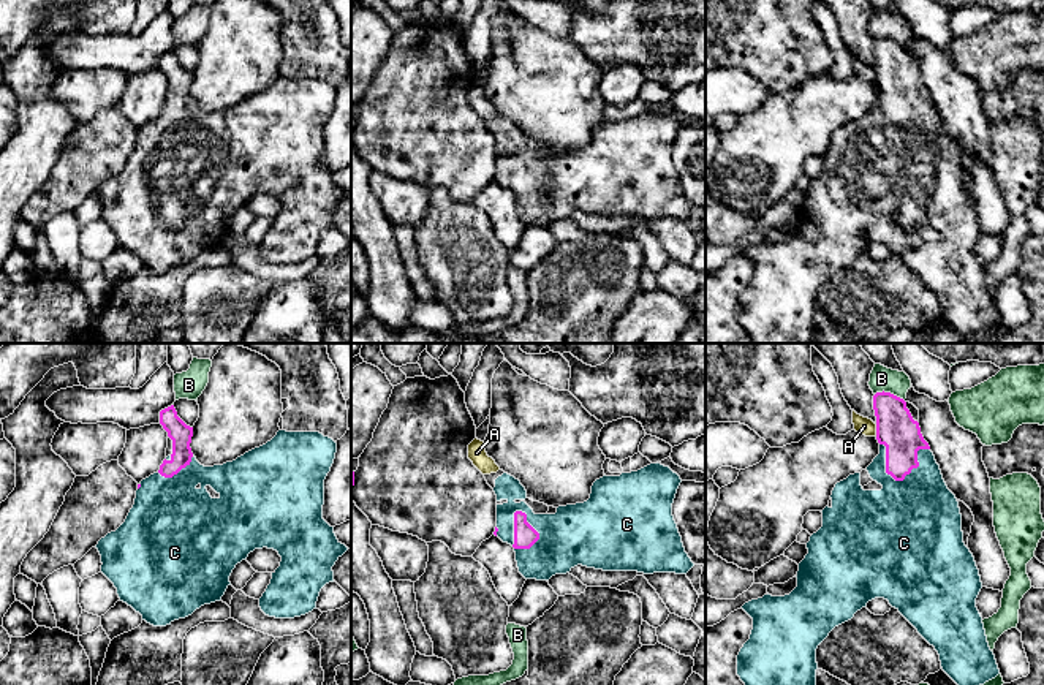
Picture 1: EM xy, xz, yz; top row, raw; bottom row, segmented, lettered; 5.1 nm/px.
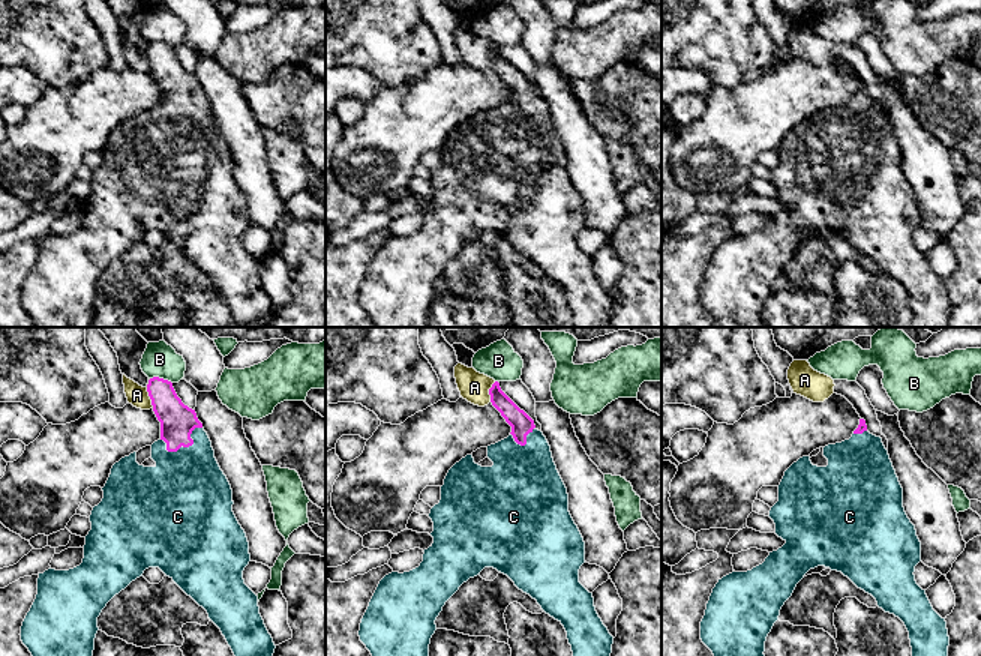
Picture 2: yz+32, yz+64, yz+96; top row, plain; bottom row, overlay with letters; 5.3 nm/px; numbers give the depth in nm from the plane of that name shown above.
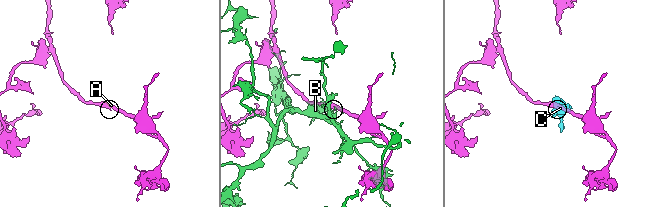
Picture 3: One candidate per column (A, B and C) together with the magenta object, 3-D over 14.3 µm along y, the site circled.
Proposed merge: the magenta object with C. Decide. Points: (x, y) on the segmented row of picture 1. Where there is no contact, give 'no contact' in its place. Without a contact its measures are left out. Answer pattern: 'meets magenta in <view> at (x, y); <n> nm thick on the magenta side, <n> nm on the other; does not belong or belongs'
meets magenta in yz at (913, 467); 200 nm thick on the magenta side, 400 nm on the other; belongs

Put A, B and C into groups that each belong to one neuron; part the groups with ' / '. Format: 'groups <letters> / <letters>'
groups A / B / C

